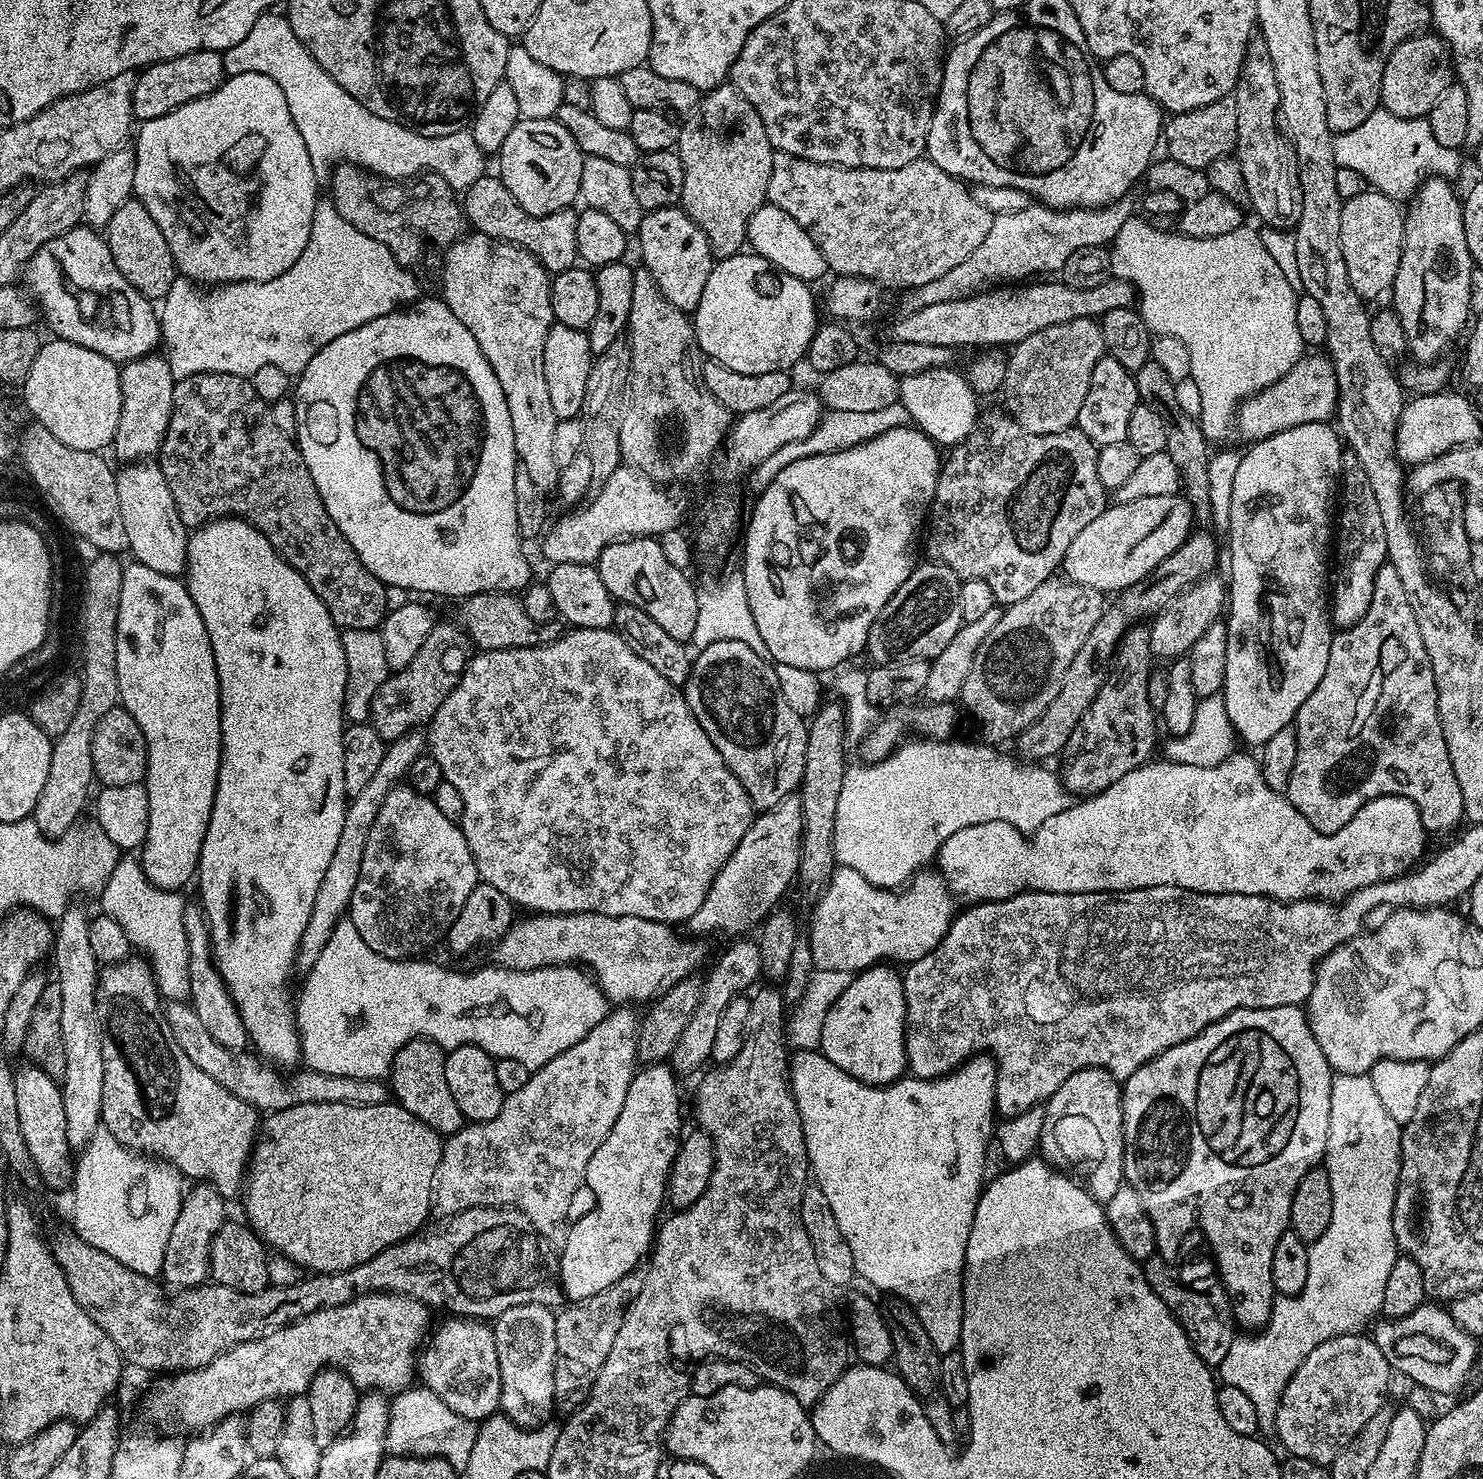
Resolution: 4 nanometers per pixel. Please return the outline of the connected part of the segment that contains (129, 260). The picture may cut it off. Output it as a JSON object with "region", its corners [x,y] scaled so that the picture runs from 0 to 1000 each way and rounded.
{"region":[[[88,135],[77,143],[71,155],[71,162],[82,189],[88,191],[103,204],[109,203],[118,191],[120,182],[115,166],[112,166],[112,161],[109,161],[109,156],[107,156],[107,150],[104,150],[101,142],[98,142],[95,135]]]}

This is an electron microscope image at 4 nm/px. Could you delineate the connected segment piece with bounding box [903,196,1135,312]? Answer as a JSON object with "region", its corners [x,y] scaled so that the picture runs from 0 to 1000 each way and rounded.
{"region":[[[760,133],[742,141],[711,141],[702,138],[695,138],[691,142],[686,142],[686,144],[670,145],[667,158],[665,158],[661,166],[654,172],[654,174],[650,177],[647,177],[646,180],[643,180],[643,182],[641,183],[640,185],[630,189],[630,191],[626,191],[623,193],[612,197],[609,209],[612,211],[616,211],[633,204],[648,203],[663,197],[666,193],[675,191],[688,191],[695,189],[697,187],[695,186],[699,184],[704,184],[701,185],[713,185],[719,178],[722,172],[724,172],[724,170],[732,166],[745,167],[748,166],[753,160],[757,151],[765,145],[765,141],[763,135],[763,134]]]}

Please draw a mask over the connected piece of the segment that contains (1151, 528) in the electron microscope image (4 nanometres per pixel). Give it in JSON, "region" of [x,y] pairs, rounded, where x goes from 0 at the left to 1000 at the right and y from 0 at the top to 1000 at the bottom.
{"region":[[[795,333],[767,337],[765,339],[746,341],[743,348],[738,350],[738,352],[735,353],[722,366],[722,370],[719,372],[715,381],[717,389],[726,395],[740,398],[743,402],[748,402],[747,400],[754,402],[763,396],[771,394],[779,387],[780,383],[786,377],[795,373],[804,359],[805,351],[806,346],[804,346],[804,341]]]}

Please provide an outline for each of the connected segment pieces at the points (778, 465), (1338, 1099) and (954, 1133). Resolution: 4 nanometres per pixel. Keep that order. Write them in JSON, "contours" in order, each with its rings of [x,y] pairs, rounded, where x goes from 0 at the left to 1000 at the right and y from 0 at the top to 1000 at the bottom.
{"contours":[[[[608,272],[595,275],[595,277],[556,278],[553,282],[553,287],[546,294],[538,299],[533,299],[531,302],[527,302],[527,304],[522,304],[522,307],[519,307],[517,312],[514,312],[508,317],[504,323],[506,324],[504,327],[508,330],[508,333],[512,334],[514,333],[517,328],[522,326],[522,323],[525,323],[525,320],[527,320],[527,318],[530,318],[530,315],[533,315],[533,312],[538,312],[538,310],[546,310],[549,307],[560,307],[565,304],[570,304],[573,302],[579,302],[597,291],[610,289],[613,284],[612,278]]],[[[899,727],[897,734],[897,767],[894,769],[892,789],[895,790],[897,807],[900,807],[900,818],[894,834],[882,842],[883,857],[881,861],[881,870],[874,876],[861,876],[858,880],[856,891],[846,902],[836,902],[829,910],[827,918],[821,924],[823,934],[837,940],[848,953],[850,968],[857,969],[860,964],[863,944],[870,932],[881,921],[881,915],[891,910],[900,903],[917,902],[933,888],[932,878],[935,876],[935,866],[943,849],[939,822],[941,812],[941,803],[944,799],[944,766],[945,761],[937,756],[932,748],[924,727]]],[[[537,711],[533,715],[531,723],[531,732],[534,734],[534,742],[538,748],[541,756],[542,771],[545,778],[545,789],[549,801],[554,805],[560,816],[562,818],[562,824],[568,833],[568,837],[573,842],[576,851],[577,863],[584,867],[589,868],[592,873],[599,877],[610,878],[618,886],[624,902],[633,914],[643,914],[647,912],[649,902],[649,888],[650,888],[650,854],[651,853],[651,840],[654,837],[654,829],[657,829],[657,818],[662,811],[661,803],[664,801],[664,786],[666,782],[666,775],[670,770],[669,755],[672,752],[672,717],[666,713],[657,714],[650,717],[647,722],[639,728],[631,730],[618,730],[608,729],[601,733],[591,734],[582,733],[576,728],[571,728],[562,718],[556,715],[555,711]]]]}

